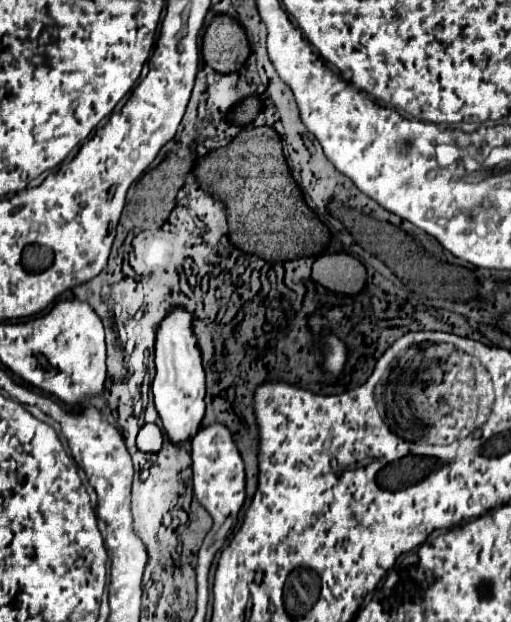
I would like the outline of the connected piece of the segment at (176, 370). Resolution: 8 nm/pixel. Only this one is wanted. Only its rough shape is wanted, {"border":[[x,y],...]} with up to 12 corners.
{"border":[[192,315],[158,327],[154,403],[172,445],[192,439],[206,411]]}

